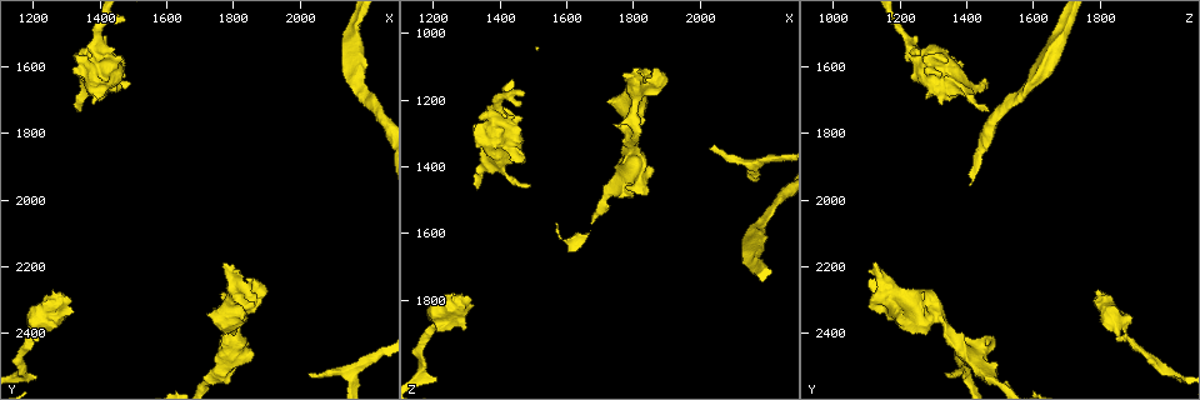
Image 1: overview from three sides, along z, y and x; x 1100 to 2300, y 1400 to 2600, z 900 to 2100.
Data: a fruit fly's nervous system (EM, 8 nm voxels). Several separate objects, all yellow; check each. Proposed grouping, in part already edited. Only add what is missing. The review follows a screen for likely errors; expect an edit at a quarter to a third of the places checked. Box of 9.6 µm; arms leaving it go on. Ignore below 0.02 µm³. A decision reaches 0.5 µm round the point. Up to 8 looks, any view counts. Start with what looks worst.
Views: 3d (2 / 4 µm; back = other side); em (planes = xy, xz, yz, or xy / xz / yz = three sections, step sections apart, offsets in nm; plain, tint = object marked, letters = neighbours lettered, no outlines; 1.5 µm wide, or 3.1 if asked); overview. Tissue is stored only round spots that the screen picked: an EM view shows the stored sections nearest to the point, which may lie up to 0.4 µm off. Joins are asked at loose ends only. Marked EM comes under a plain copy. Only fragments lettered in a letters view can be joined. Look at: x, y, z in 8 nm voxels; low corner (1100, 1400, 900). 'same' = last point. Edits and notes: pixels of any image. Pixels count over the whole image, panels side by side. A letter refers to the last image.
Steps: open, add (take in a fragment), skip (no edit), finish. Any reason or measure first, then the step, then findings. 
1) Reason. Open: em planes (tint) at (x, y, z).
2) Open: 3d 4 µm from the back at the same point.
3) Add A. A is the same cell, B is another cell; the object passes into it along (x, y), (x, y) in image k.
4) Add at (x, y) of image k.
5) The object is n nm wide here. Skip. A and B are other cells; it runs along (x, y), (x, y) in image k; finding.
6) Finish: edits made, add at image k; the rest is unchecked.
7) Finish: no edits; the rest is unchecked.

Tapers out. Open: em yz step 8 (letters) at (2030, 2530, 1350).

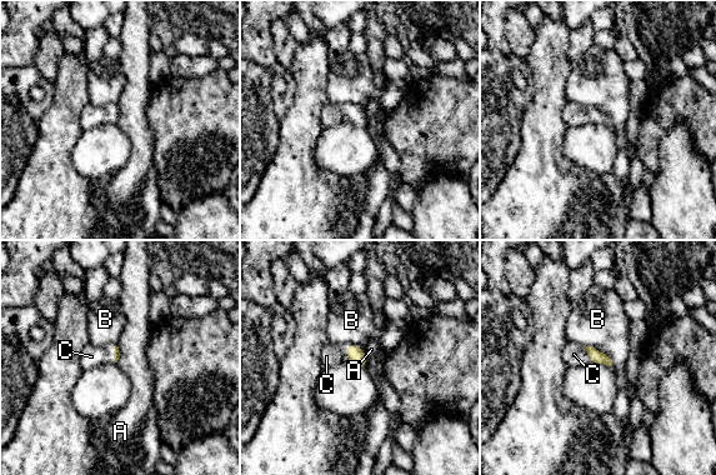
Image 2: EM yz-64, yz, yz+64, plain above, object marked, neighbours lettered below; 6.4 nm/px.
Another direction. Open: em planes (letters) at the same point.

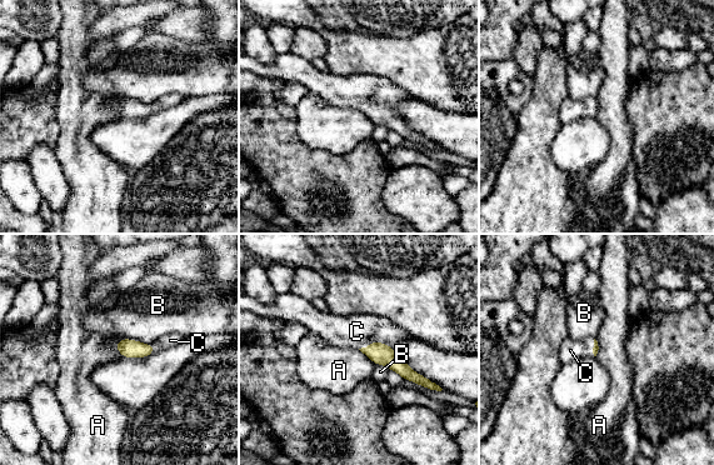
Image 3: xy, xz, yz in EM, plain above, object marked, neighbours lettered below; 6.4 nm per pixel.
Add C. C is the same cell, A and B are other cells; the object passes into it along (380, 354), (375, 341), (356, 331) in image 3; it goes on there.

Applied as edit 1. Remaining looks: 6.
Free end. Open: em planes (letters) at (1300, 2350, 1890).

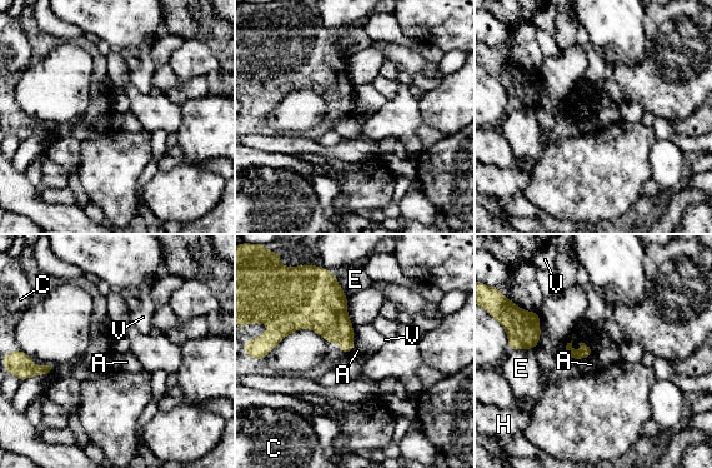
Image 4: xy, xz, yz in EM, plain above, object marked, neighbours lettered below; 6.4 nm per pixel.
Skip. A, C, E, H and V are other cells; a border runs along (591, 352), (580, 361) in image 4; no lettered fragment goes on from it.

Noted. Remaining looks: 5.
Finish: edits made, add at image 3; the rest is unchecked.

